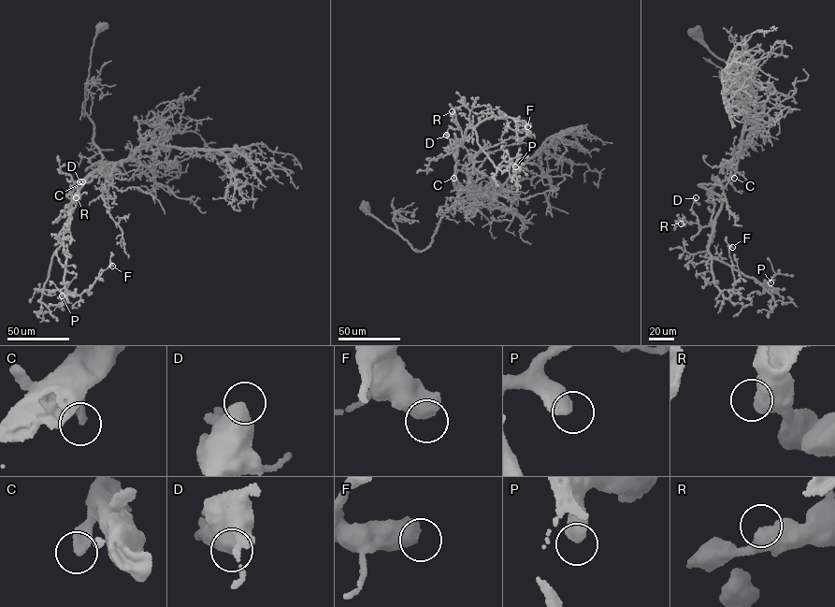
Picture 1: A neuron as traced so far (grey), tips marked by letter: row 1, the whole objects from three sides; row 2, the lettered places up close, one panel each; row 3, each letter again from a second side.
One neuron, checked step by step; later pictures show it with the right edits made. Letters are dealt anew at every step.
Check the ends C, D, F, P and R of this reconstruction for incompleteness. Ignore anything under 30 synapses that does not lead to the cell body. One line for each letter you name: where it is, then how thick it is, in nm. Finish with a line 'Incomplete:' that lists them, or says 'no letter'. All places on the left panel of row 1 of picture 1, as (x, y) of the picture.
Incomplete: no letter

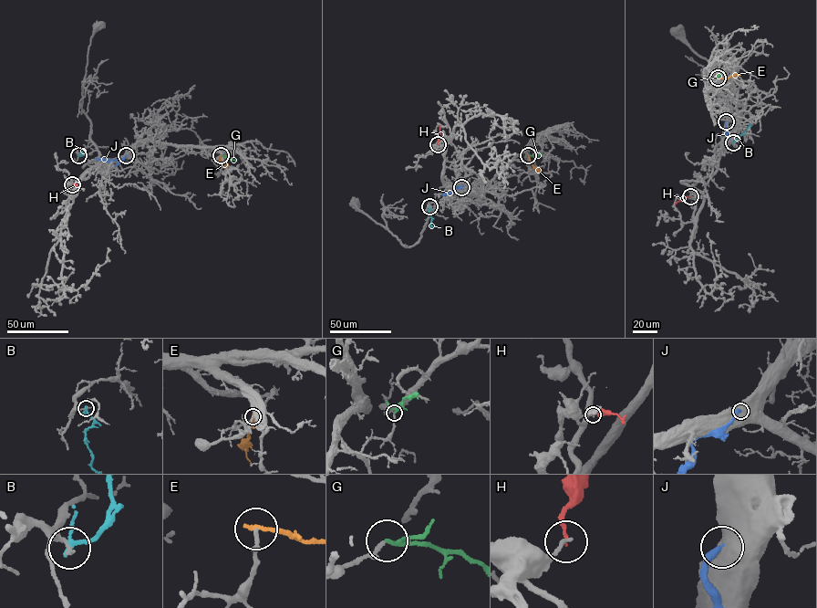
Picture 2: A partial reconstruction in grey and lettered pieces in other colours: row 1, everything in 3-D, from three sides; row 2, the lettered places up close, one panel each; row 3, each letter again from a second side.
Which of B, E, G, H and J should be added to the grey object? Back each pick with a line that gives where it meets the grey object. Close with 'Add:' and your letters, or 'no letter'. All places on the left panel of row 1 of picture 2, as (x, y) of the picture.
G: meets grey at (221, 155)
Add: G

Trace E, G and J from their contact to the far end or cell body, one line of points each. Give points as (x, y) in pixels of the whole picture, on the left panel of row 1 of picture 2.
E: (221, 156), (220, 161), (226, 167)
G: (221, 156), (235, 159)
J: (126, 155), (107, 162), (96, 158)

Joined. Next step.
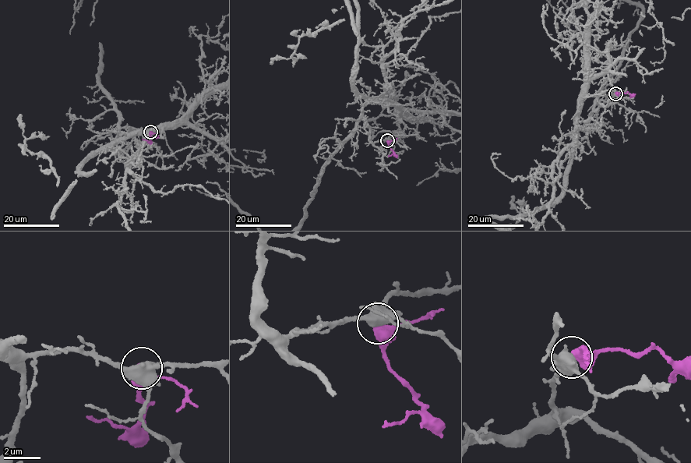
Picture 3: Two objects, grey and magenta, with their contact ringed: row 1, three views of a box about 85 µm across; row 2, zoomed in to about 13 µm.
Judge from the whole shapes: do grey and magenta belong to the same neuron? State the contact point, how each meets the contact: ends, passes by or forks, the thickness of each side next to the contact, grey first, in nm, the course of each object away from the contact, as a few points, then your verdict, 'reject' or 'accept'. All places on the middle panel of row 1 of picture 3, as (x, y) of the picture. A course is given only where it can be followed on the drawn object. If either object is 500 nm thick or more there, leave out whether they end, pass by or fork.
(387, 140) | grey forks | magenta forks | 440/360 nm | grey via (387, 140), (370, 141), (369, 126), (359, 120), (329, 158), (304, 217) | magenta via (387, 140), (394, 153), (388, 156) | reject

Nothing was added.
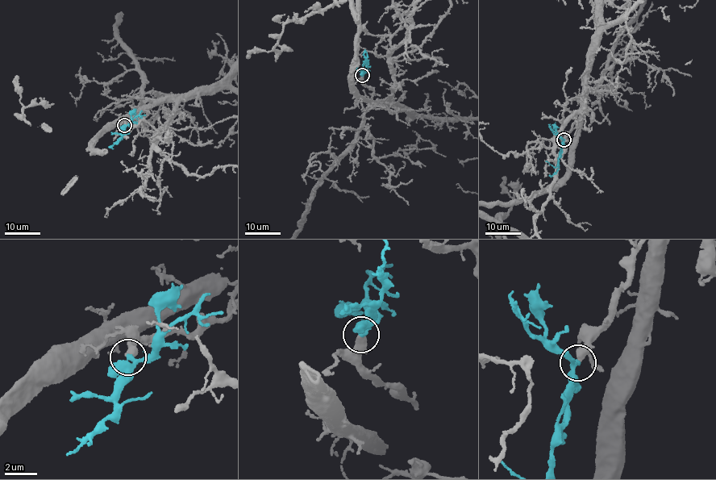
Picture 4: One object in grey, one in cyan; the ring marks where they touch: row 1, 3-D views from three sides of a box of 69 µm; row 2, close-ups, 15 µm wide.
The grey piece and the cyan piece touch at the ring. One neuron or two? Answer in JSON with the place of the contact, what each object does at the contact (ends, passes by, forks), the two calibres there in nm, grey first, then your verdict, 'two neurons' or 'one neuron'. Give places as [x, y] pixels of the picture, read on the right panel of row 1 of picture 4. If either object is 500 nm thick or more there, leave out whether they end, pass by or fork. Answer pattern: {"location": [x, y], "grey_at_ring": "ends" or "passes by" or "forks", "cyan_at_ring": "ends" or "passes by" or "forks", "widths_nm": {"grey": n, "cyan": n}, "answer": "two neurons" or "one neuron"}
{"location": [564, 139], "grey_at_ring": "ends", "cyan_at_ring": "passes by", "widths_nm": {"grey": 440, "cyan": 200}, "answer": "one neuron"}

